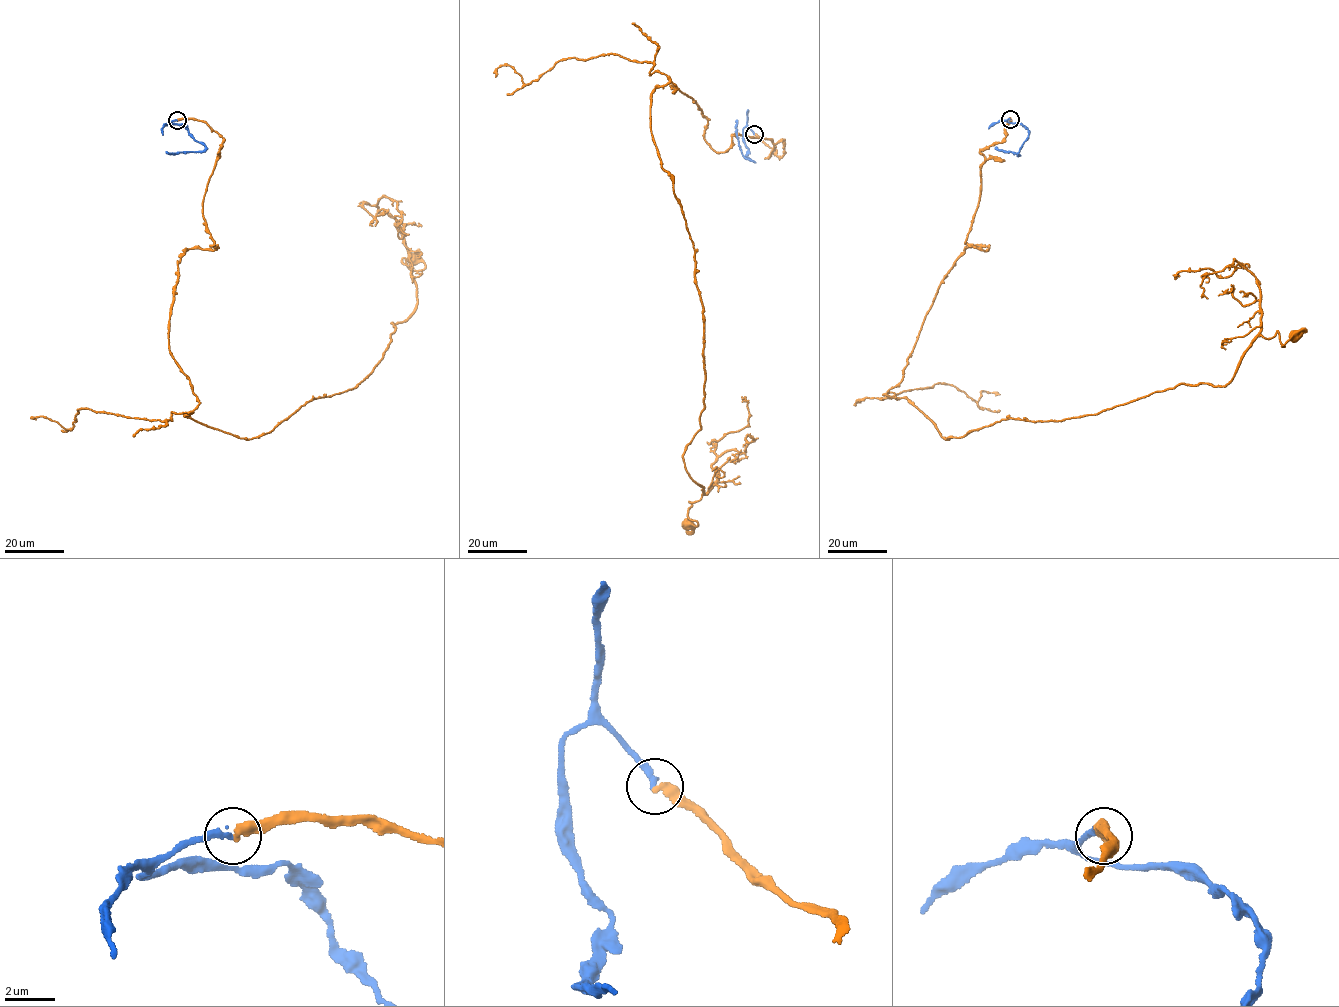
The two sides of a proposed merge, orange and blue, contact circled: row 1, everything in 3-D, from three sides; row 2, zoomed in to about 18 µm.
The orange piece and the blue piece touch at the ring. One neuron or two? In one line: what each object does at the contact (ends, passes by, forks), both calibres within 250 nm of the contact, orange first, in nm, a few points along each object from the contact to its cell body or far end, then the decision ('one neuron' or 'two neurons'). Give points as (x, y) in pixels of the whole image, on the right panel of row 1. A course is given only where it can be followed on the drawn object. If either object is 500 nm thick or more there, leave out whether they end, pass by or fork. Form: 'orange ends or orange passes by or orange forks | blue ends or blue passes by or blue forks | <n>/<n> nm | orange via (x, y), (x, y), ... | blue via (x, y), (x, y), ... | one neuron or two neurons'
orange ends | blue ends | 360/240 nm | orange via (1010, 119), (988, 250), (887, 394), (942, 437), (1224, 386), (1295, 336) | blue via (1010, 119), (1007, 121), (1022, 124), (1027, 130), (1020, 155), (996, 147) | one neuron

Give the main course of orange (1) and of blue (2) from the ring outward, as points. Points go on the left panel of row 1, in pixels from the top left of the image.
1: (177, 120), (223, 139), (170, 317), (185, 415), (252, 439), (356, 387), (412, 259)
2: (177, 120), (166, 125), (183, 124), (205, 148), (201, 151), (165, 151)

